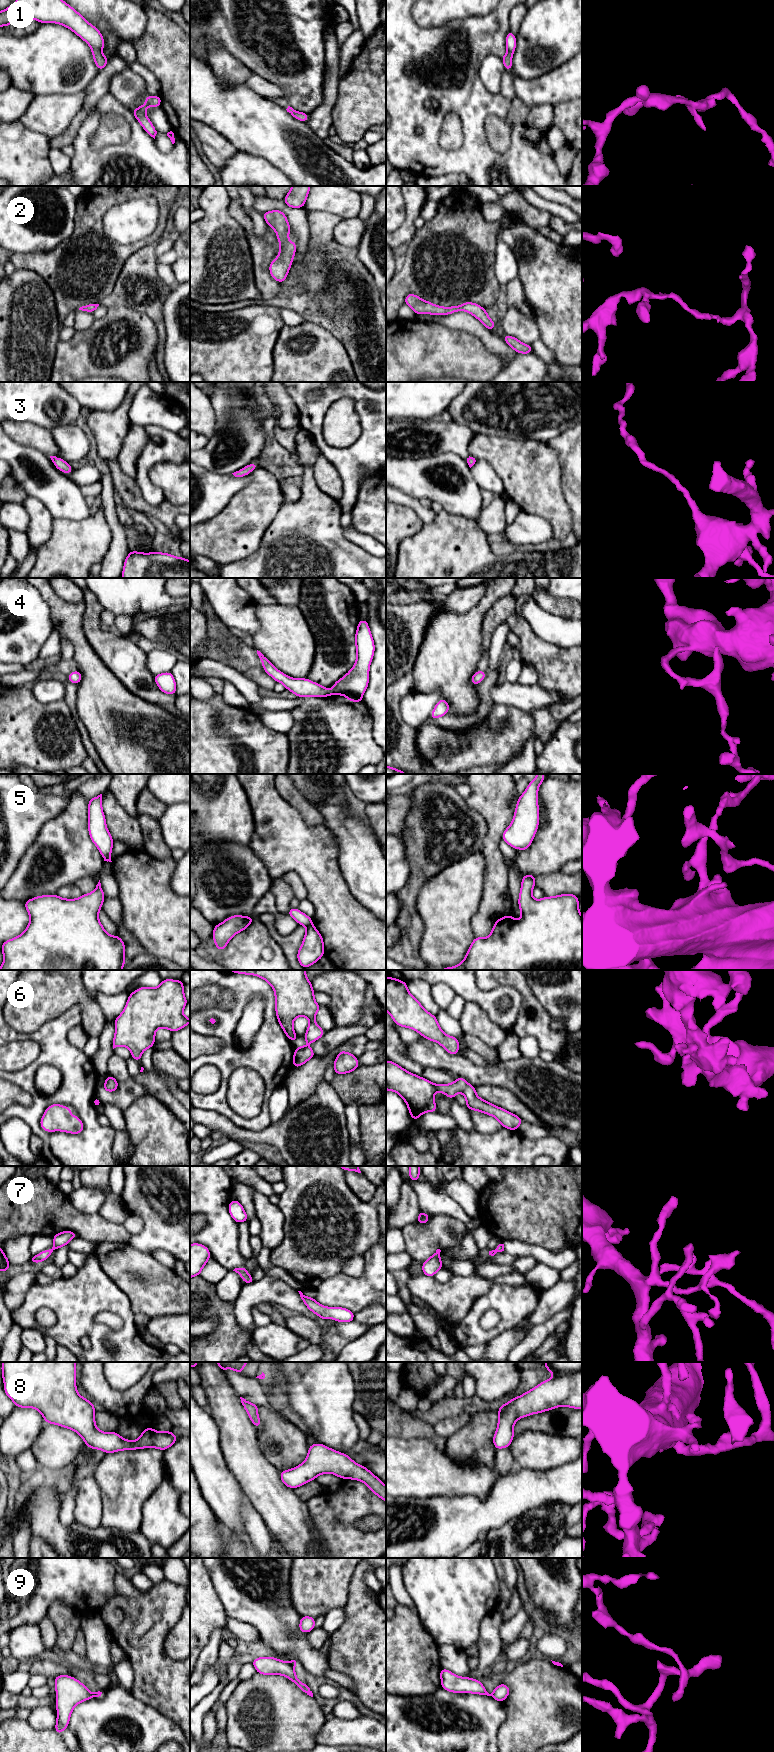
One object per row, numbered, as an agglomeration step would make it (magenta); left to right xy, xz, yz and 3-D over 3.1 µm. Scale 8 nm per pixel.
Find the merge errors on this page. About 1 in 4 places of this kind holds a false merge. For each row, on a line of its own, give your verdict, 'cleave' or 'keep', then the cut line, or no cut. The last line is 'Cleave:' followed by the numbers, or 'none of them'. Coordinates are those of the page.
1: keep; cut none
2: keep; cut none
3: keep; cut none
4: keep; cut none
5: keep; cut none
6: keep; cut none
7: keep; cut none
8: keep; cut none
9: cleave; cut xy (93, 1694), (94, 1696)
Cleave: 9

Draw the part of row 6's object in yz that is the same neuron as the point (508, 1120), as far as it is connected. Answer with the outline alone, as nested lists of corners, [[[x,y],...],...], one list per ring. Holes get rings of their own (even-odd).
[[[389,1059],[386,1061],[386,1090],[394,1091],[402,1097],[413,1121],[425,1112],[437,1112],[434,1100],[436,1091],[451,1099],[455,1099],[455,1095],[462,1092],[468,1109],[495,1117],[506,1129],[518,1130],[523,1121],[519,1116],[478,1097],[476,1088],[463,1077],[456,1078],[452,1084],[434,1084]]]

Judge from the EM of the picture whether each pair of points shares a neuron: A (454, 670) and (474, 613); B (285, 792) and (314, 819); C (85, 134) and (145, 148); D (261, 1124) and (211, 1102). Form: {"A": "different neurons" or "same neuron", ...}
{"A": "same neuron", "B": "same neuron", "C": "same neuron", "D": "same neuron"}

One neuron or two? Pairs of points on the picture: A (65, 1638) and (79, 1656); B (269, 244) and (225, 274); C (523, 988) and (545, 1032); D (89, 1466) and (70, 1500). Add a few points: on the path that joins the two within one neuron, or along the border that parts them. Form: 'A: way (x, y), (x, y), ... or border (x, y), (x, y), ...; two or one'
A: border (79, 1627), (71, 1648), (71, 1658); two
B: border (246, 233), (254, 279); two
C: way (528, 999), (538, 1009), (538, 1021); one
D: way (81, 1474), (75, 1480), (71, 1492); one

